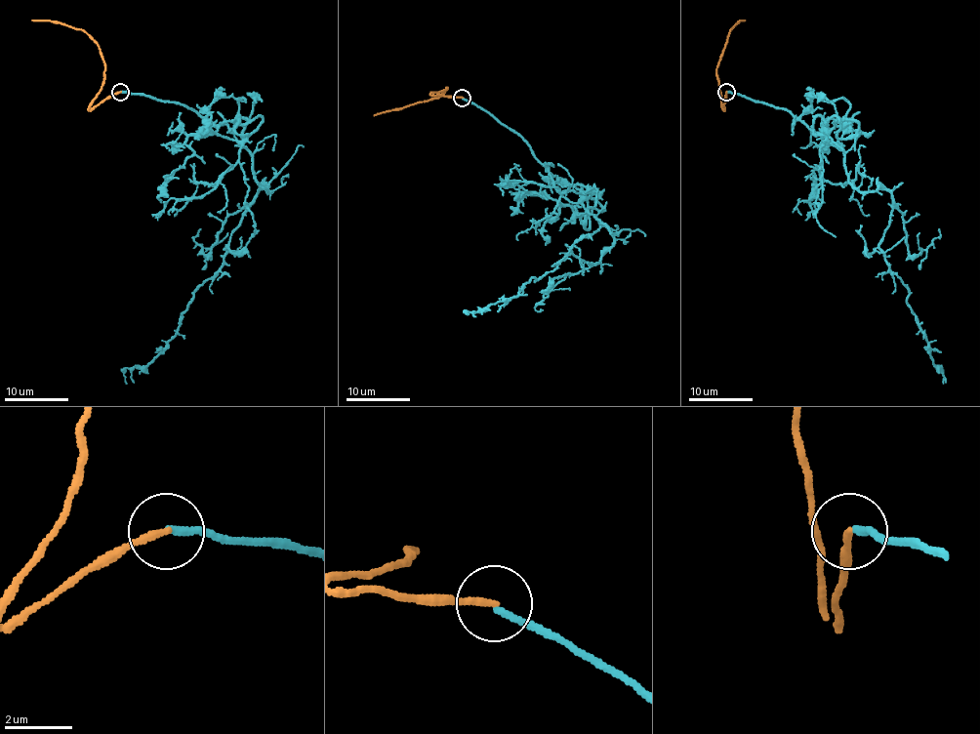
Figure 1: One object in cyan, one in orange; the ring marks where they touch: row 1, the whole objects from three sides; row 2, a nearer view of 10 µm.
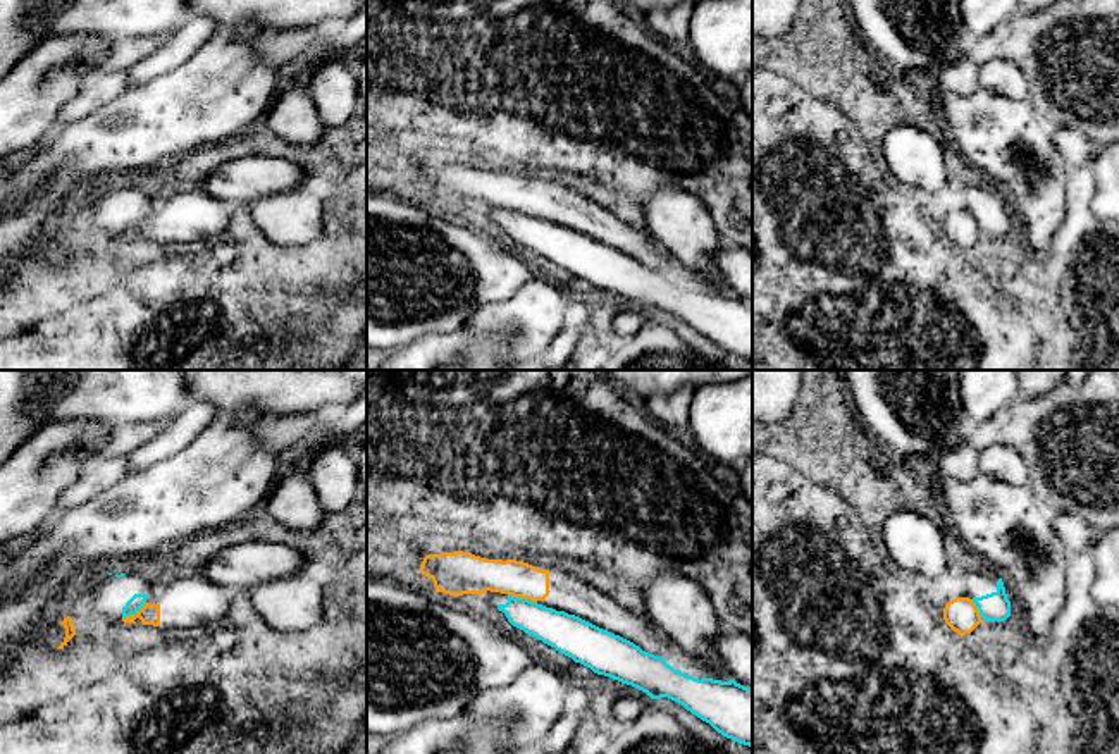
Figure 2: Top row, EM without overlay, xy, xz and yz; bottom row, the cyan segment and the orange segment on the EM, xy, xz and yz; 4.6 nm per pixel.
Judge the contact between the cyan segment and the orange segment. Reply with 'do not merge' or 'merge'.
do not merge

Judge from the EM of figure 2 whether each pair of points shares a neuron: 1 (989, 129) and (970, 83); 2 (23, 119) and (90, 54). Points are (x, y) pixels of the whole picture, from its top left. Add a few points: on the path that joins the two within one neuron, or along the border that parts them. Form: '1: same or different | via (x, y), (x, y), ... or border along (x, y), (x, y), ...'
1: different | border along (980, 86), (966, 95), (942, 90)
2: same | via (33, 100), (71, 62)

